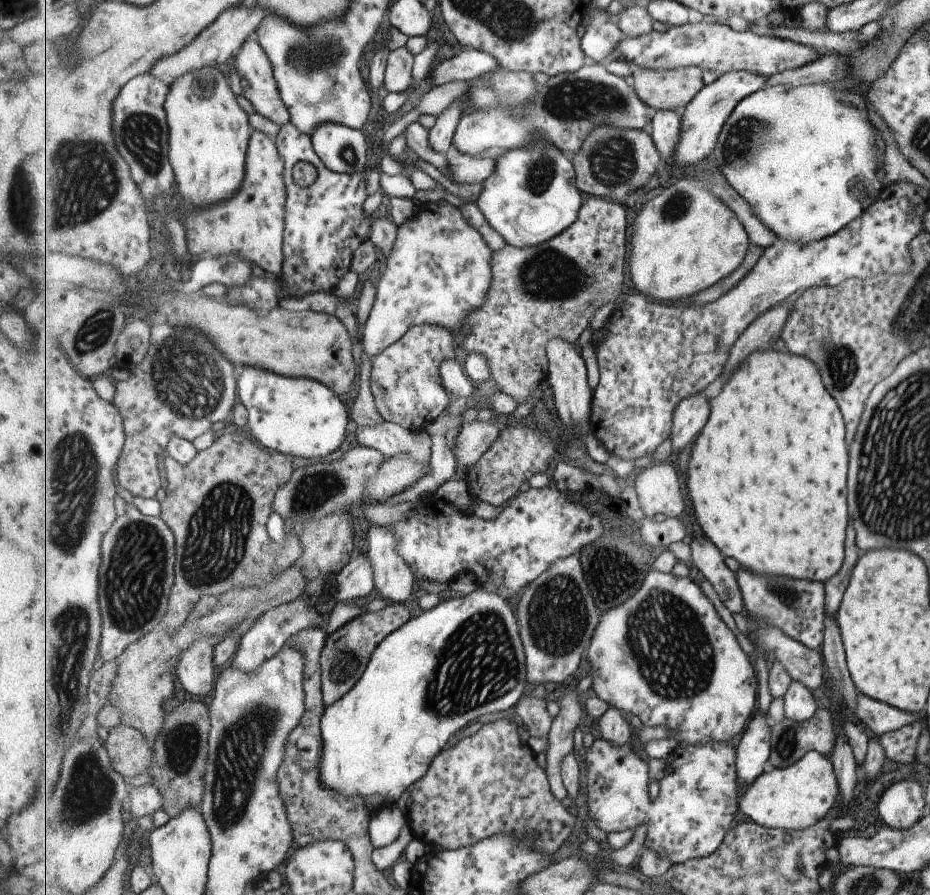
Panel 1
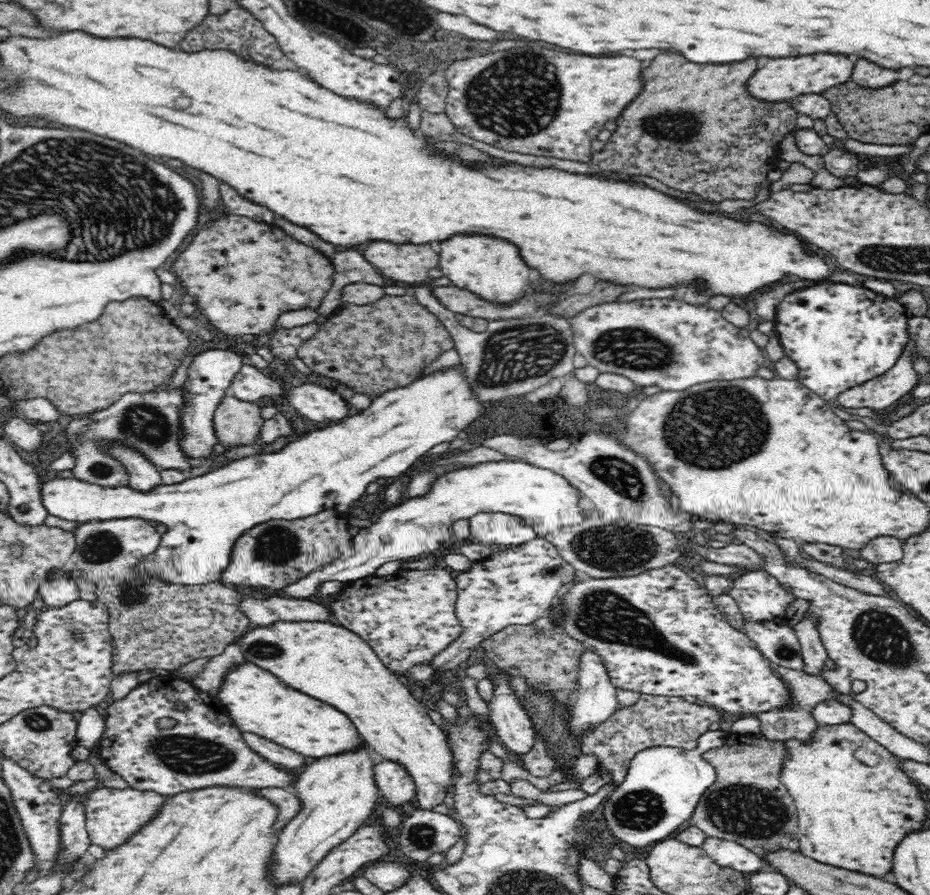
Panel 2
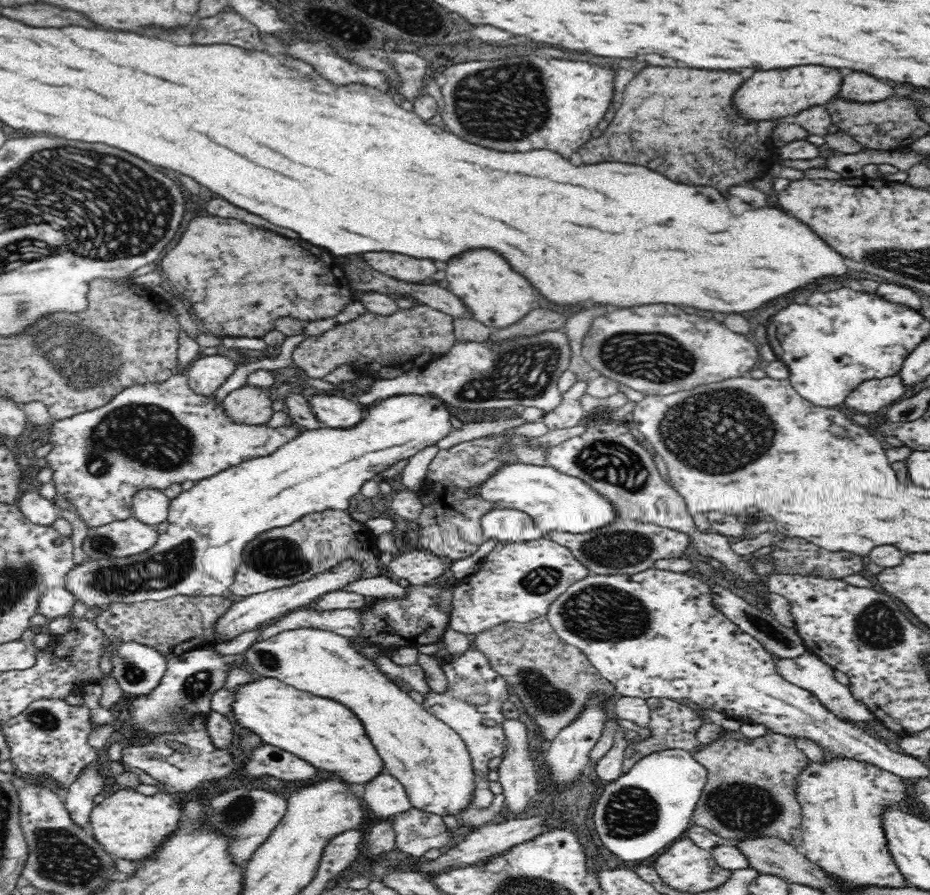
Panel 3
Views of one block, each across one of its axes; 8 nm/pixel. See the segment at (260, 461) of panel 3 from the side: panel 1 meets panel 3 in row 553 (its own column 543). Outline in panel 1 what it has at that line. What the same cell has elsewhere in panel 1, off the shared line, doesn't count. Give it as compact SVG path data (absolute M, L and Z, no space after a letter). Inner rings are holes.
M537 140L530 148L511 150L497 158L497 168L483 182L476 204L506 243L517 248L535 247L553 240L577 222L586 199L577 183L571 157L553 144Z

